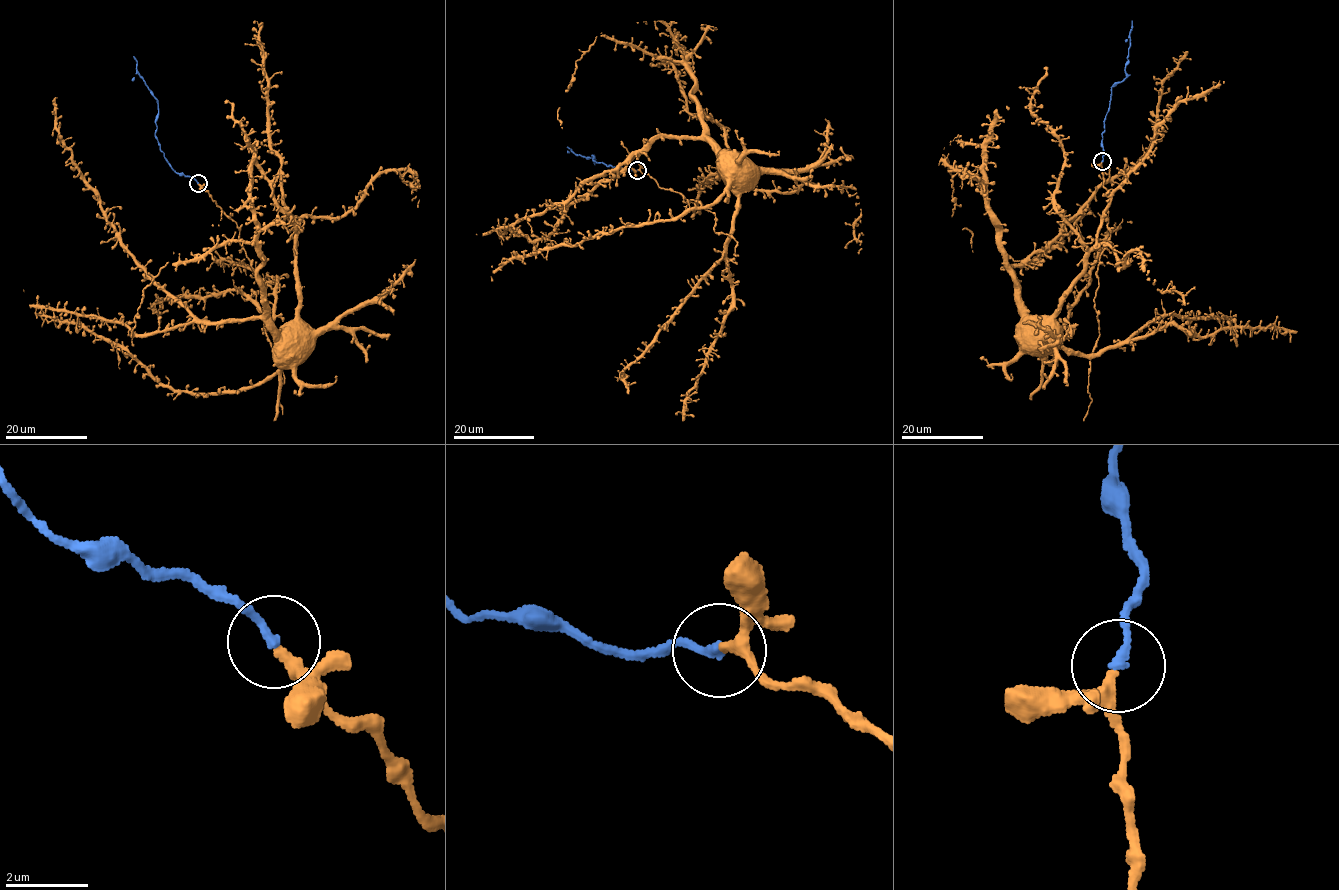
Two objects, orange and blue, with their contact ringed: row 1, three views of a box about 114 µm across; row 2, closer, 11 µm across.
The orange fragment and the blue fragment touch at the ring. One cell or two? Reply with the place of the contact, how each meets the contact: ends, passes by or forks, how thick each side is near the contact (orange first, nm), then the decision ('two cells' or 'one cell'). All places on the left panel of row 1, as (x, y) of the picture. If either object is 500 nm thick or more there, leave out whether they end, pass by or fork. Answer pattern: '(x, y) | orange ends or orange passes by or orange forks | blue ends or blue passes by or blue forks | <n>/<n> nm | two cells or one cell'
(198, 183) | orange passes by | blue ends | 240/220 nm | one cell

